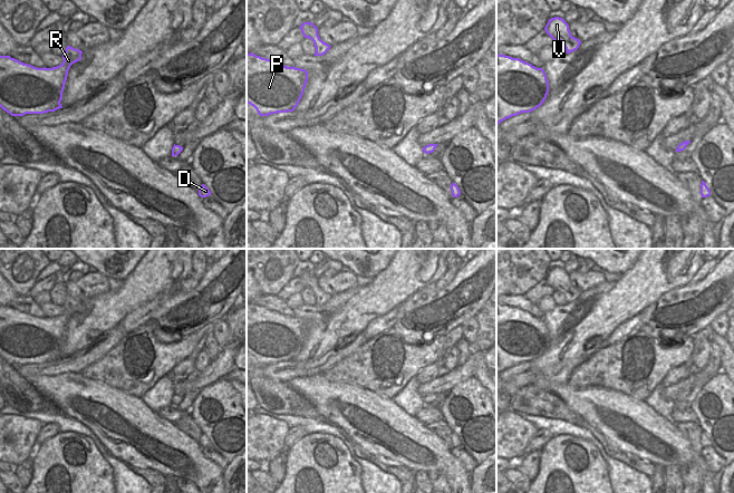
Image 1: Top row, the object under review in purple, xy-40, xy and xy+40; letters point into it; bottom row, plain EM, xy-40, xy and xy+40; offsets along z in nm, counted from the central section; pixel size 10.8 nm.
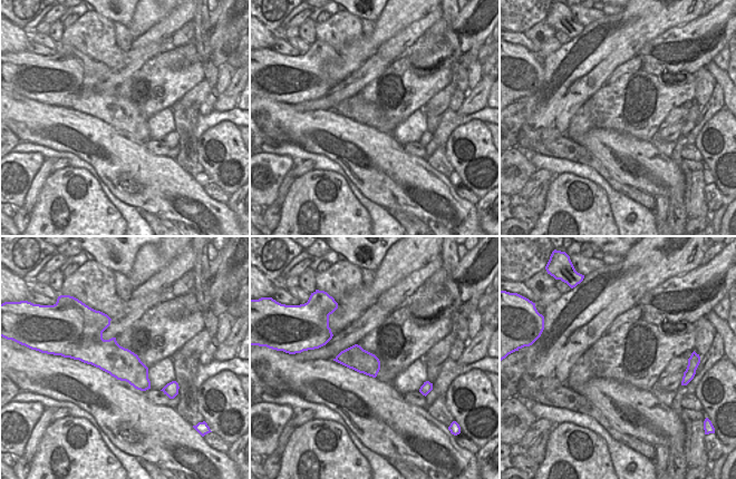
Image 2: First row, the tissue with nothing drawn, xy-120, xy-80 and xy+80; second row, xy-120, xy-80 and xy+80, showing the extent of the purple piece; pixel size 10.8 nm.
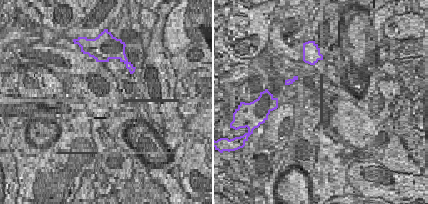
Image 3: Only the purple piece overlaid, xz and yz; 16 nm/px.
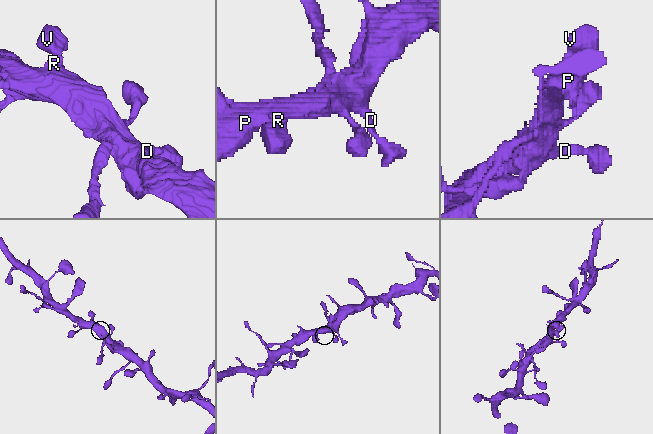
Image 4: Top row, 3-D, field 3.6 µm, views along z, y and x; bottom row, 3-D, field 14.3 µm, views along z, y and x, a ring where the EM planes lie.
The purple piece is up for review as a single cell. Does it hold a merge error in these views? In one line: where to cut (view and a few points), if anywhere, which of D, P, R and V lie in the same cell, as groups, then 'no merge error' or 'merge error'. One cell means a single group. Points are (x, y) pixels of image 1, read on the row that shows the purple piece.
no cut | D P R V | no merge error

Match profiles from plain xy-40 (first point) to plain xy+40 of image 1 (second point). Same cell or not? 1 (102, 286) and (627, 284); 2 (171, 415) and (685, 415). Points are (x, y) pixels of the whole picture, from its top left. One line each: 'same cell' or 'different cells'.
1: different cells
2: same cell

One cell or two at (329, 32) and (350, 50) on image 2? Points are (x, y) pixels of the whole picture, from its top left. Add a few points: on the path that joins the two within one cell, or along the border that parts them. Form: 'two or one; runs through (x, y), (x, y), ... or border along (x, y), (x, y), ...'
two; border along (362, 35), (348, 41), (338, 54)

